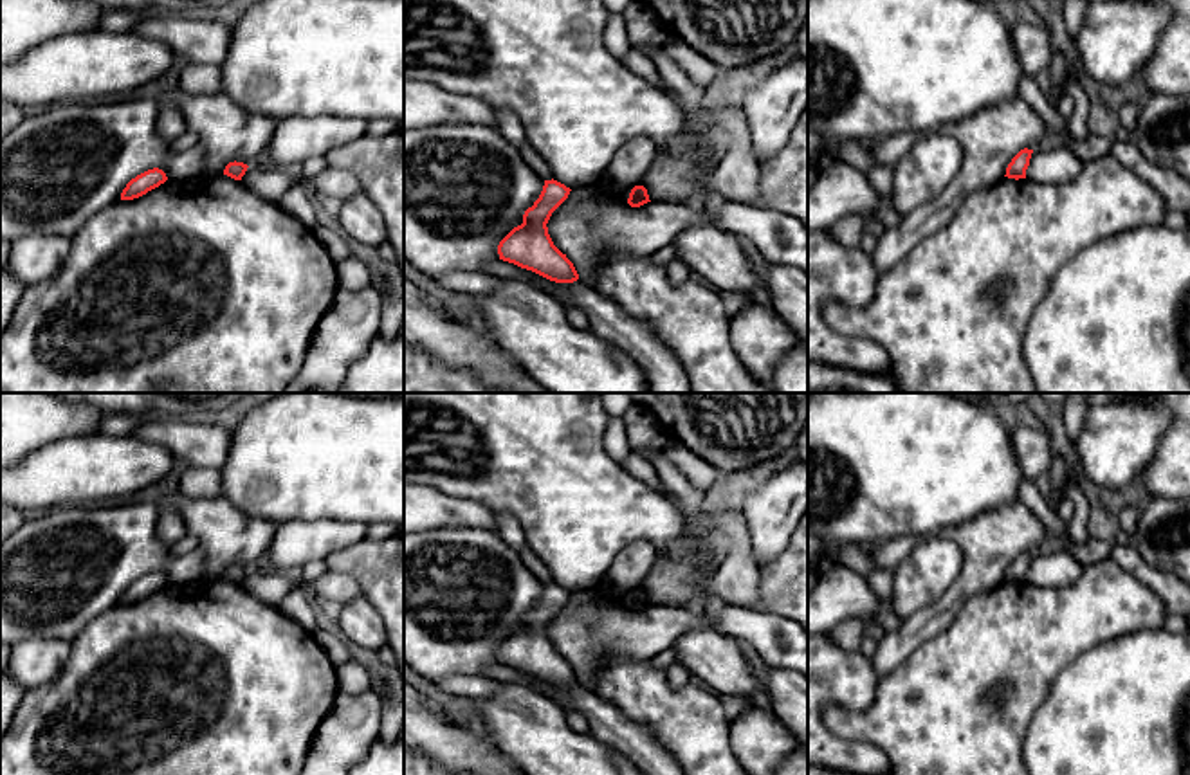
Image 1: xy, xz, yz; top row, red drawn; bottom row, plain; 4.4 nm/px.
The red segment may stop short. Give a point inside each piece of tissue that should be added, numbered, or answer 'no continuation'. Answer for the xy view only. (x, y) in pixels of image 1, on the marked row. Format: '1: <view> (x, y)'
no continuation

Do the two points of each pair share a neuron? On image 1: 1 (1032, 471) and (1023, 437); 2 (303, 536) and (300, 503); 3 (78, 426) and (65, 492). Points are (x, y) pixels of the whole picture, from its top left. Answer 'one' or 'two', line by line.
1: one
2: two
3: two

